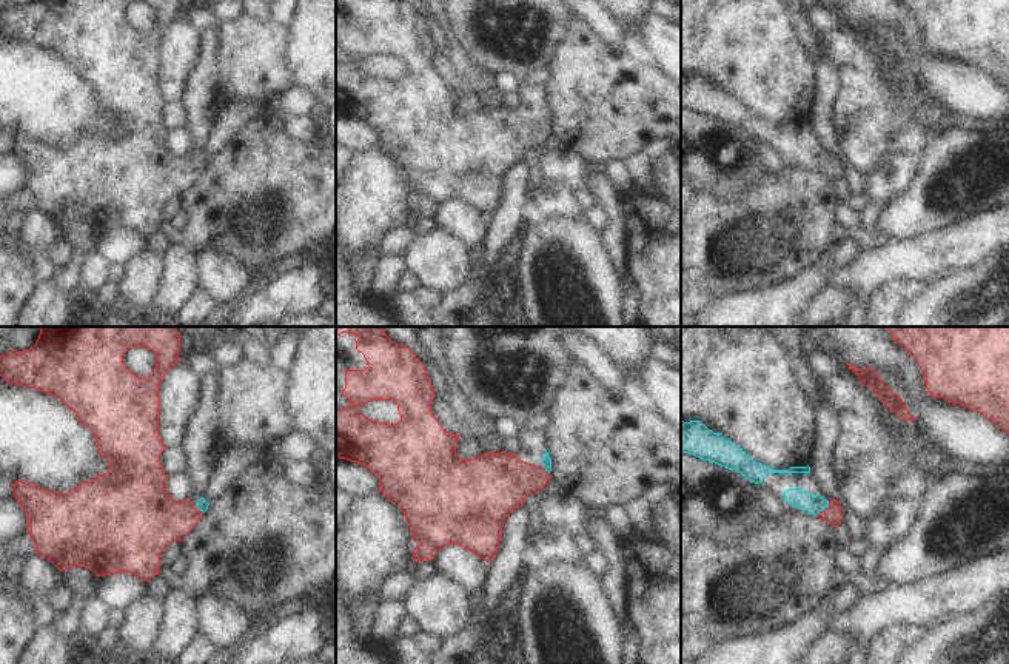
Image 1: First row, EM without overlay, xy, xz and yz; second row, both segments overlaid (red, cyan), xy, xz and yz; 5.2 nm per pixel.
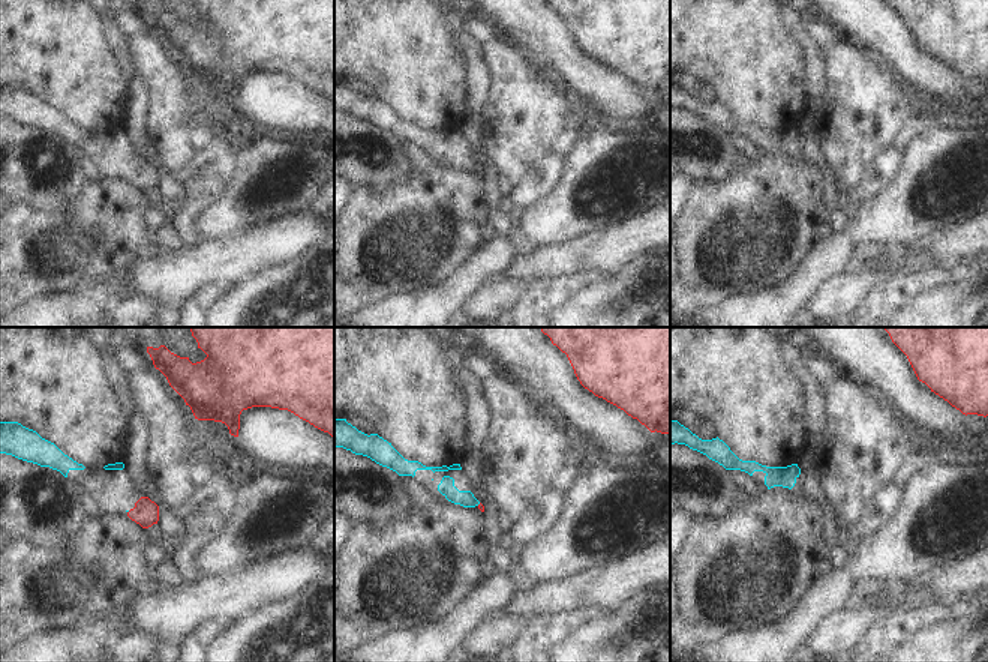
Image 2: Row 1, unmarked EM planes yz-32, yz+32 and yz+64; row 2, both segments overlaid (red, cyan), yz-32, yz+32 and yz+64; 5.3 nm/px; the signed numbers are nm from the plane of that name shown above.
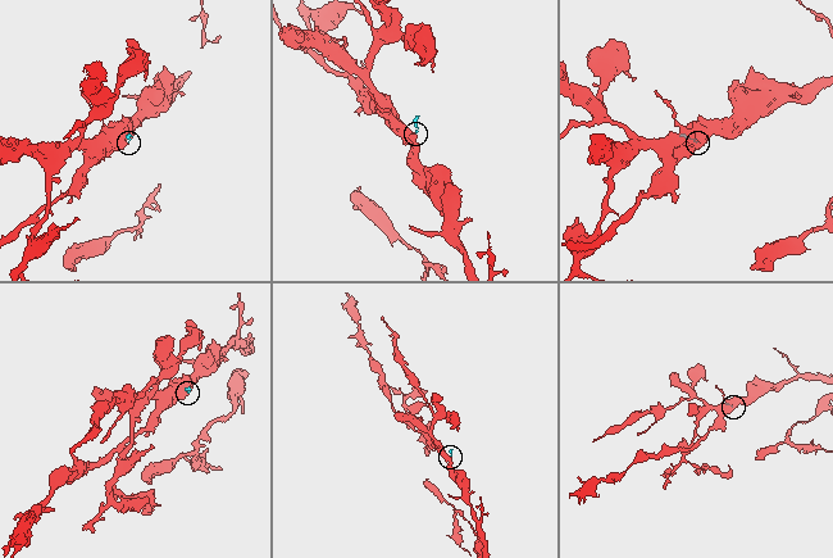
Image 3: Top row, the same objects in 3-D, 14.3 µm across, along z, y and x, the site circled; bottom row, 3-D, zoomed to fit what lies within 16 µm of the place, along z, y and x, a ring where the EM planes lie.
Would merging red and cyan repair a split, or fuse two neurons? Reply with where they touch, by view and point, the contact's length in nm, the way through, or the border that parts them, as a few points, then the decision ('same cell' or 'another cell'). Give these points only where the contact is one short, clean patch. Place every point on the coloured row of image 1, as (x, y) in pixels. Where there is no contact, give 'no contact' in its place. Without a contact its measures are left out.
meets red in yz at (823, 510); contact 110 nm long; runs through yz (832, 515), (823, 510), (814, 504); same cell

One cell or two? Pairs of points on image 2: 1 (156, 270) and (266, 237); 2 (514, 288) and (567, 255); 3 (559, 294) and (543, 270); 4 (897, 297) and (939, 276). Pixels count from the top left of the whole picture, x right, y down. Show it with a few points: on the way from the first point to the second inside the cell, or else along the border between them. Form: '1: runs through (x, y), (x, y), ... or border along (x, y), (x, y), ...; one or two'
1: runs through (183, 270), (204, 263), (228, 263), (239, 258); one
2: border along (489, 282), (498, 278), (517, 278), (532, 284); two
3: border along (583, 272), (540, 279), (534, 284); two
4: runs through (907, 291), (928, 279); one

